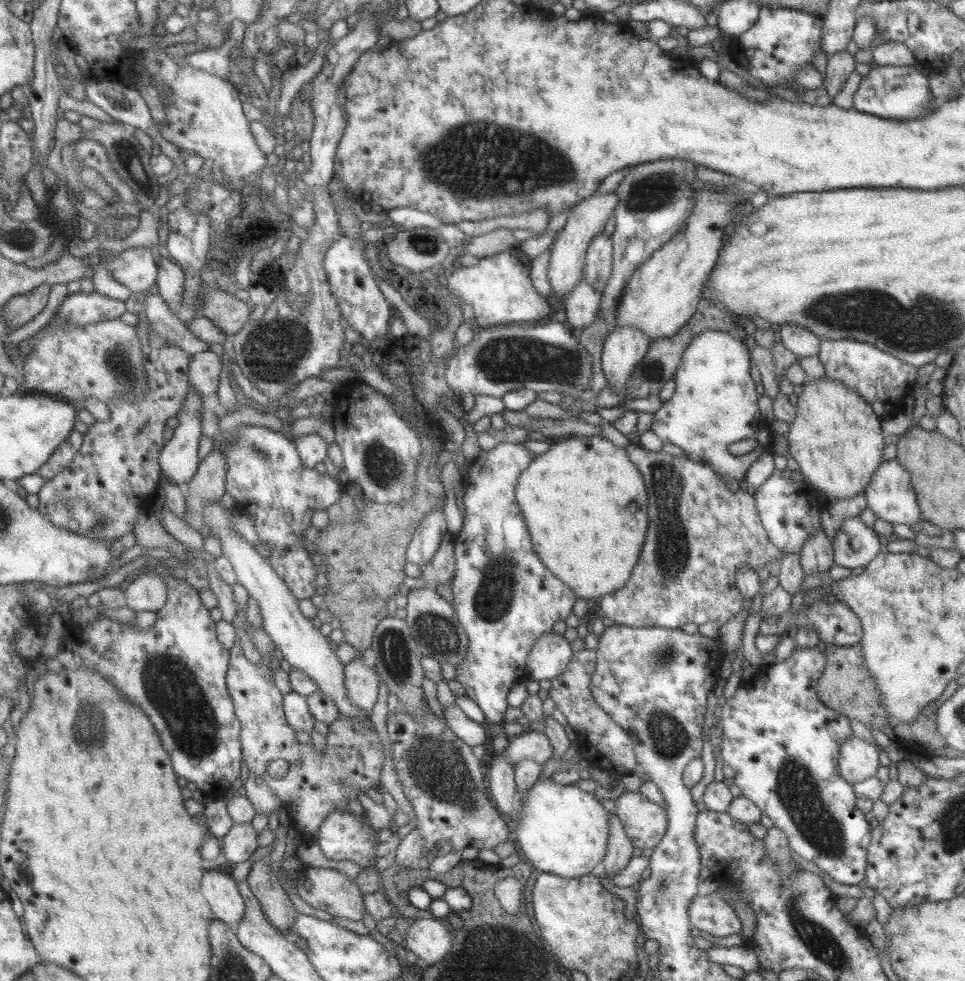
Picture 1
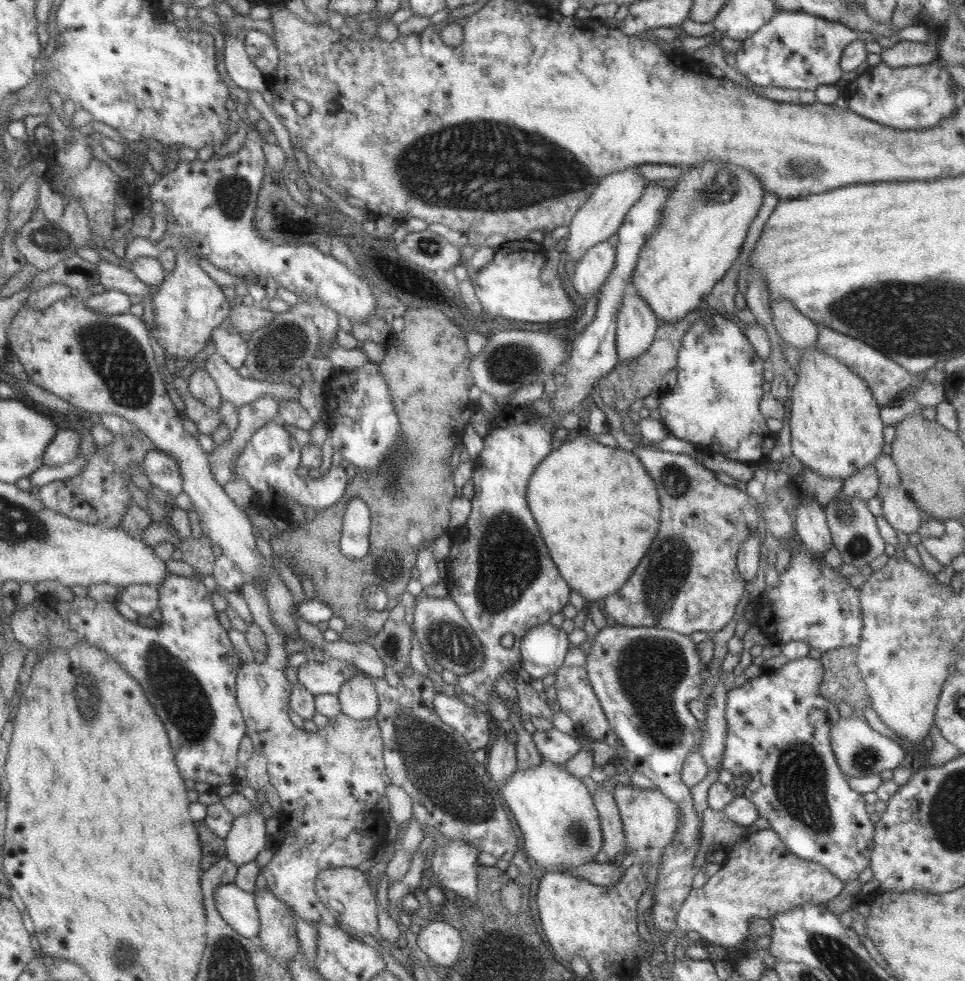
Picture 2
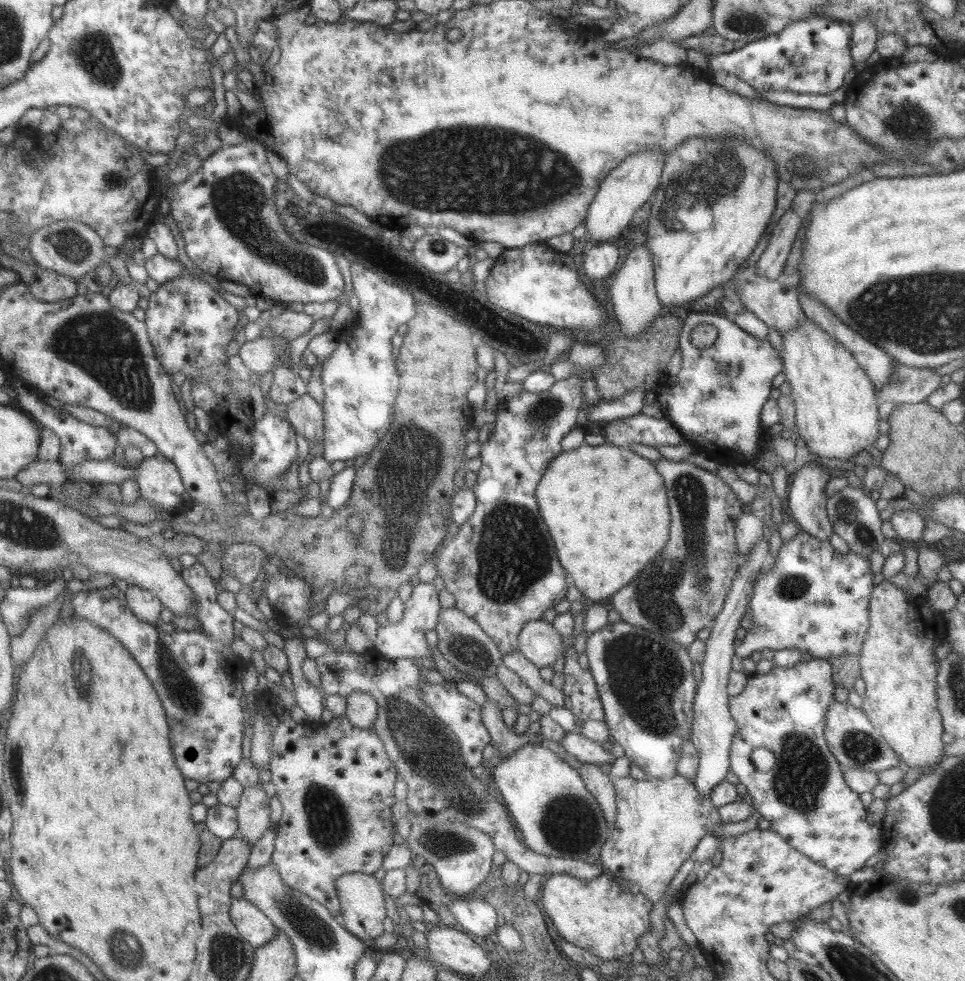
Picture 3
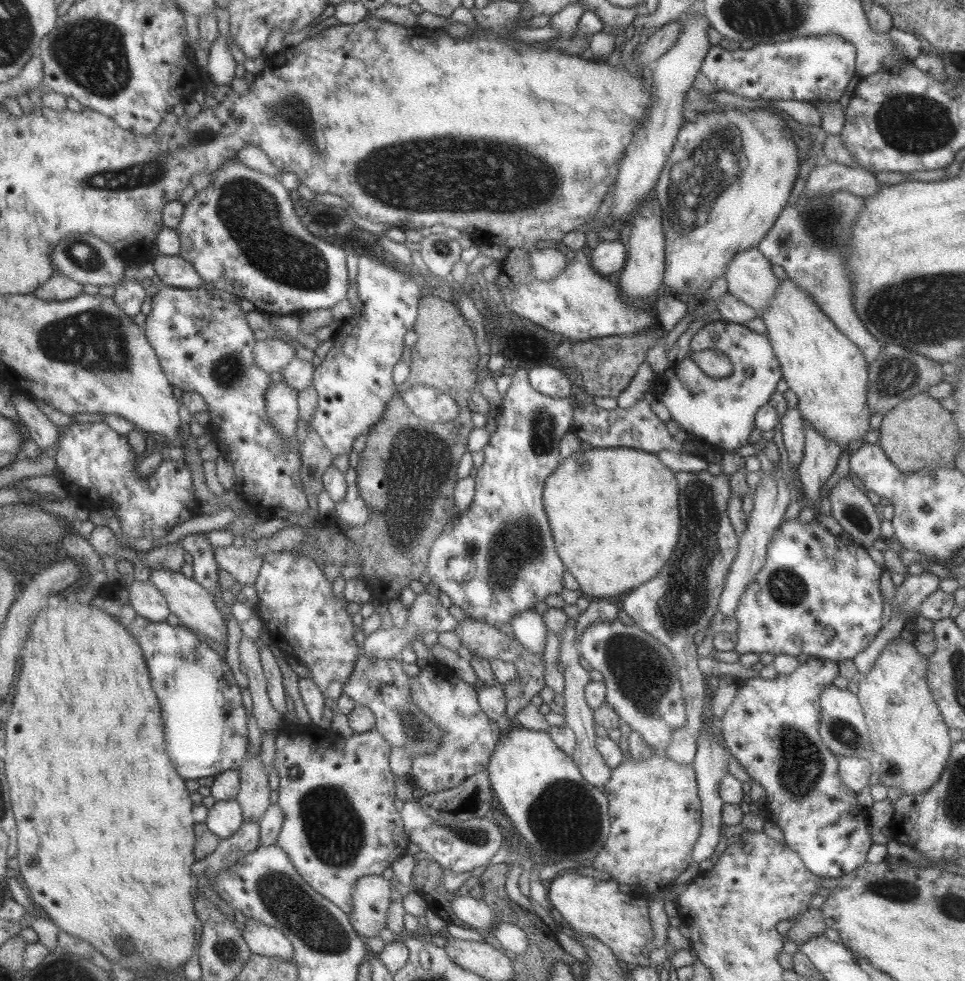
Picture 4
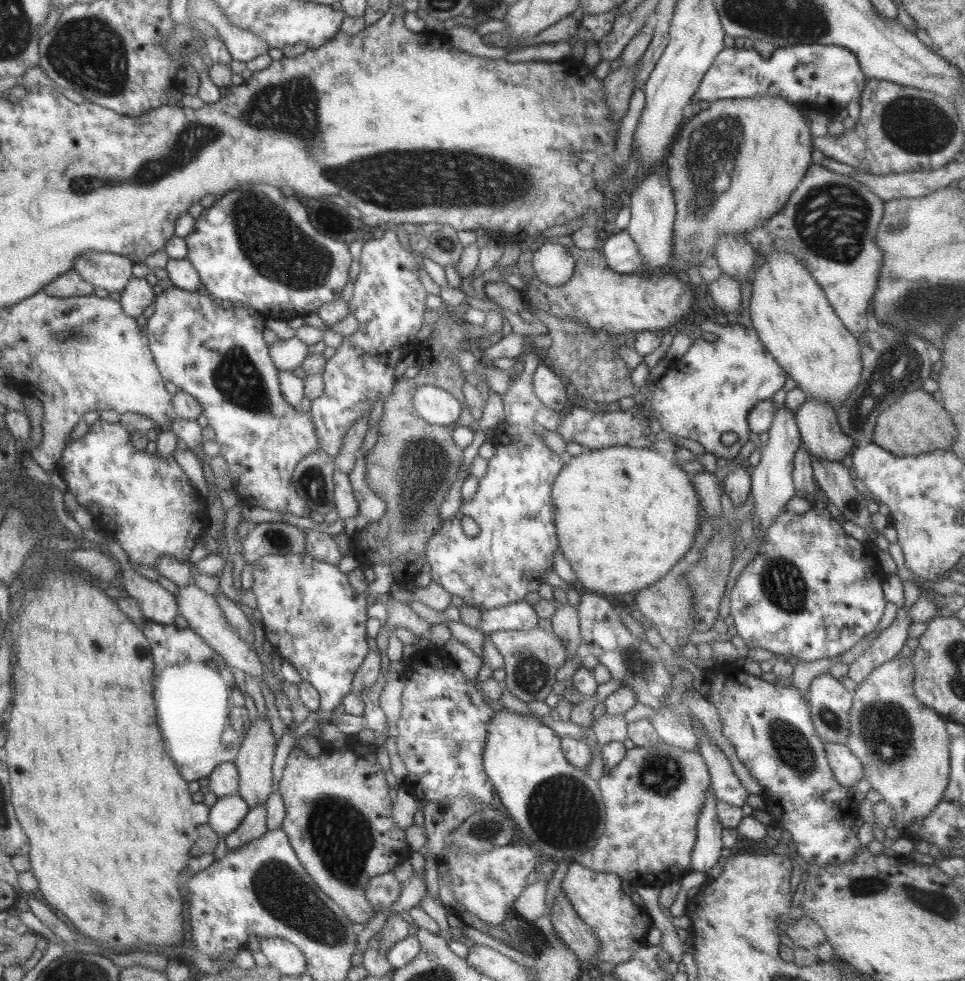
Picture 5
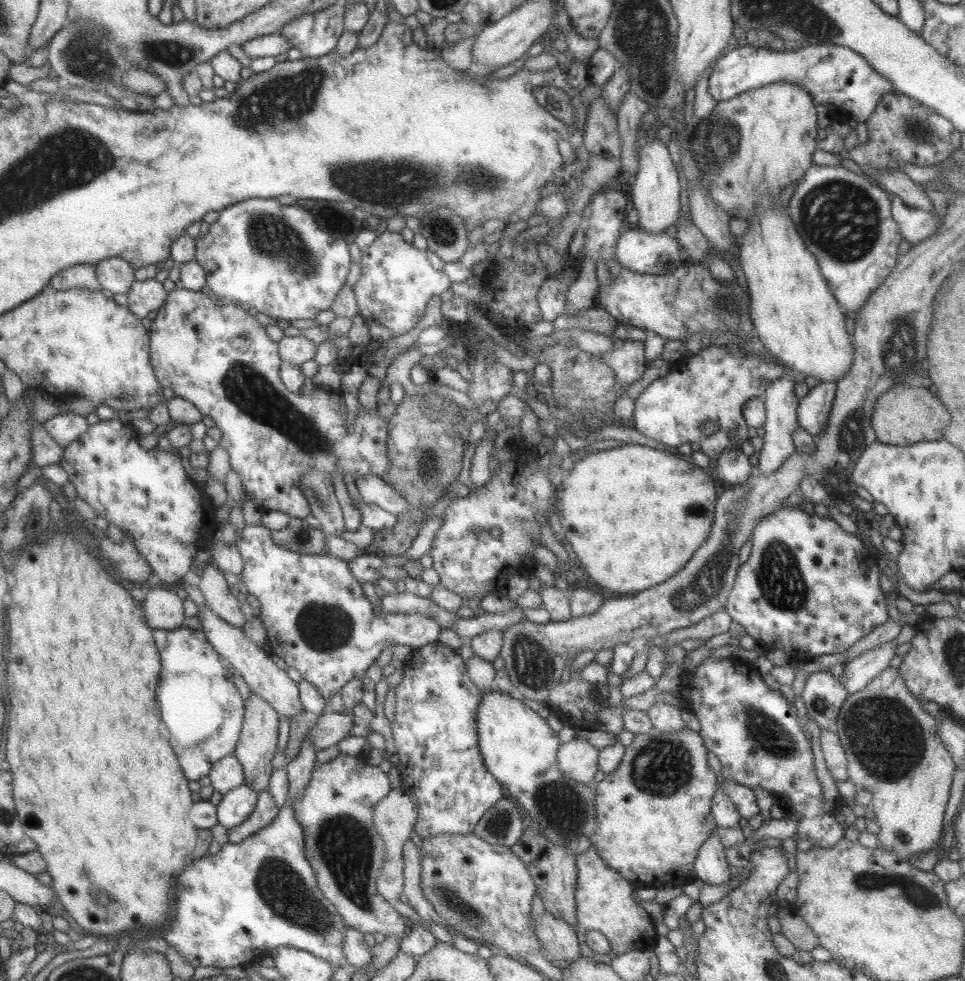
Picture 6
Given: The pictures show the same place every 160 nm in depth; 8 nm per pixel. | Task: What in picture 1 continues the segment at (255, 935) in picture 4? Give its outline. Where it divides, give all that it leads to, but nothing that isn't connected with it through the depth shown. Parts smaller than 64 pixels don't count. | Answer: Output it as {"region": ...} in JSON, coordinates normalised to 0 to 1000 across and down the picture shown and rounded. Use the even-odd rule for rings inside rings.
{"region":[[[225,886],[211,888],[207,895],[207,908],[223,937],[240,945],[249,940],[253,917],[238,891],[228,890]]]}

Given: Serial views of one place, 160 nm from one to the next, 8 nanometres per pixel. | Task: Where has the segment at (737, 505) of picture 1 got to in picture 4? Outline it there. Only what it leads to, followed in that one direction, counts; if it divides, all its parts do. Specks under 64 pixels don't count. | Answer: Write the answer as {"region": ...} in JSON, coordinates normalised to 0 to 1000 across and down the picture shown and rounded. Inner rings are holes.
{"region":[[[735,481],[698,482],[703,497],[703,523],[706,532],[704,550],[693,567],[693,573],[681,583],[677,591],[662,595],[644,612],[644,622],[658,635],[688,656],[703,679],[706,710],[710,721],[711,740],[722,750],[725,745],[730,701],[727,685],[723,680],[718,646],[731,642],[742,625],[750,590],[765,561],[765,550],[758,536],[753,515],[756,509],[755,490],[750,482],[739,485]]]}

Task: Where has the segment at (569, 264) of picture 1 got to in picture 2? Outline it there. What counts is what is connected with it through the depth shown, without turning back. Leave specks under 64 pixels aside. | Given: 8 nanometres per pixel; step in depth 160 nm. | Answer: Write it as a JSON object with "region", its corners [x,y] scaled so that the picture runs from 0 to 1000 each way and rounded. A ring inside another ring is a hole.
{"region":[[[658,170],[641,175],[635,174],[634,177],[621,183],[608,205],[596,216],[596,220],[587,230],[589,238],[584,245],[584,262],[589,261],[594,267],[598,267],[609,253],[627,246],[635,236],[638,236],[646,221],[652,216],[652,212],[662,204],[666,189],[670,186],[656,172]]]}

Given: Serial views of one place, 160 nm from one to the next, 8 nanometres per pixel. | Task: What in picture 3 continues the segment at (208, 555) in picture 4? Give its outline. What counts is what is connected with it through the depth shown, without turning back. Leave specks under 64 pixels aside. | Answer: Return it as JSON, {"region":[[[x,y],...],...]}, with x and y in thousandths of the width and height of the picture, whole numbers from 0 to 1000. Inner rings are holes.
{"region":[[[202,573],[198,578],[189,580],[187,585],[188,590],[192,592],[192,596],[196,598],[200,611],[204,614],[204,624],[202,624],[201,630],[206,634],[208,644],[206,642],[198,642],[197,644],[183,642],[179,646],[173,646],[173,644],[167,644],[167,642],[160,640],[156,635],[143,632],[132,619],[128,604],[118,597],[78,604],[73,611],[67,611],[66,619],[63,619],[63,621],[65,625],[69,625],[78,631],[88,631],[88,633],[101,637],[117,650],[120,650],[150,686],[150,690],[152,690],[156,700],[163,705],[163,710],[167,714],[167,720],[171,722],[177,765],[179,765],[182,782],[190,793],[196,793],[206,798],[217,797],[218,795],[231,797],[240,791],[242,783],[250,775],[250,752],[252,752],[254,740],[252,724],[250,724],[250,692],[258,675],[250,673],[237,660],[242,650],[241,628],[233,624],[223,613],[226,599],[225,596],[221,595],[221,591],[217,588],[212,579]],[[199,656],[208,660],[211,667],[207,675],[201,678],[195,677],[192,674],[192,669],[190,669],[192,660]]]}

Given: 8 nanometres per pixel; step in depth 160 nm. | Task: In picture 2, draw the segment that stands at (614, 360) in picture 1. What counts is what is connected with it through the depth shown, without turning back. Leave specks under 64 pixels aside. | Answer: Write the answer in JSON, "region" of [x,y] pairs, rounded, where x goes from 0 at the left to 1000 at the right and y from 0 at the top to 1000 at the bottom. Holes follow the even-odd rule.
{"region":[[[651,287],[645,312],[639,319],[637,356],[639,367],[654,367],[668,359],[677,348],[683,326],[674,313],[657,297],[655,287]]]}

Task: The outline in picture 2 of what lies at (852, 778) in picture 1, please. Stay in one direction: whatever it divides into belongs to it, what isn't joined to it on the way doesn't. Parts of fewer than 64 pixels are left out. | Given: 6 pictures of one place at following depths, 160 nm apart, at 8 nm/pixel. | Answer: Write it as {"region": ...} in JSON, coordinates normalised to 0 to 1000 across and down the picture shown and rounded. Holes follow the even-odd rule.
{"region":[[[883,728],[870,730],[860,741],[860,759],[865,770],[869,785],[877,791],[894,791],[911,789],[913,785],[925,785],[936,774],[936,762],[927,755],[913,750],[899,739],[896,733]]]}

